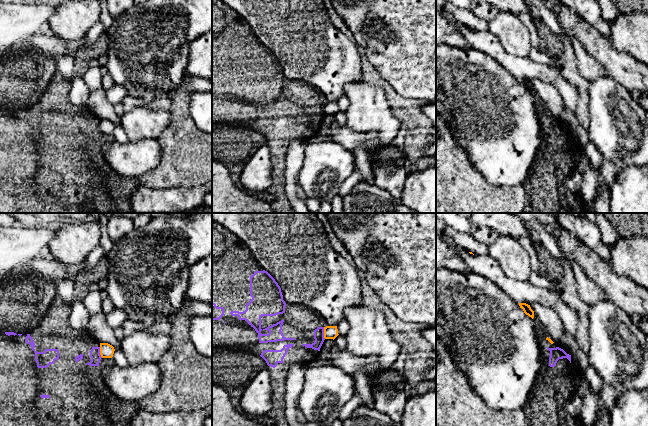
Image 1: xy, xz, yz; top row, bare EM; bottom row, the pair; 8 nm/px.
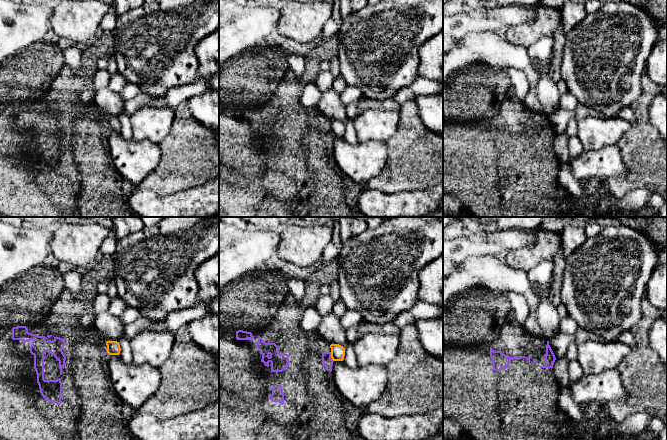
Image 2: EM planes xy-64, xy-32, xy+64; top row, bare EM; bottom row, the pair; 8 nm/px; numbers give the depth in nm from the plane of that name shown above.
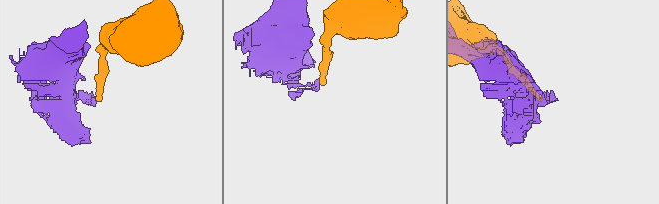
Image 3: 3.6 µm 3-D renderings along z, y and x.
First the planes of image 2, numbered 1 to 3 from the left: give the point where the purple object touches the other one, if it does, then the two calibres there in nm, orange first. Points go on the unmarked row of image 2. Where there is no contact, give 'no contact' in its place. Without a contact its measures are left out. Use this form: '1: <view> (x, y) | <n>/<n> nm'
1: no contact
2: xy-32 (331, 132) | 110/90 nm
3: no contact

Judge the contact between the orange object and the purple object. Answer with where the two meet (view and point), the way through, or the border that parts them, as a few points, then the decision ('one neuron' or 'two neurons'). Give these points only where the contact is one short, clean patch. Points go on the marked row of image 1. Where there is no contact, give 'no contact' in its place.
meets orange in xz at (324, 333); two neurons

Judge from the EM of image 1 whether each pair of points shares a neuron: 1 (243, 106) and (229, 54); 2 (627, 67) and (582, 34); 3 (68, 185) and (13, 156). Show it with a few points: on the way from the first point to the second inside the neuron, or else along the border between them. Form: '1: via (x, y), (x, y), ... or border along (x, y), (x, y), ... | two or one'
1: via (241, 93), (240, 71), (236, 67) | one
2: via (616, 57), (606, 54), (593, 41) | one
3: via (54, 171), (39, 156), (27, 156) | one

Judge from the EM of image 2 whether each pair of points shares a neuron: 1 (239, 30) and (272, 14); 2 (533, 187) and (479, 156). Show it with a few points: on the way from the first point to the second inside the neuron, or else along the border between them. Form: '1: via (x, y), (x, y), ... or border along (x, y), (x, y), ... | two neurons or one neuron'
1: via (247, 26), (264, 19) | one neuron
2: via (520, 187), (511, 187), (492, 169) | one neuron

